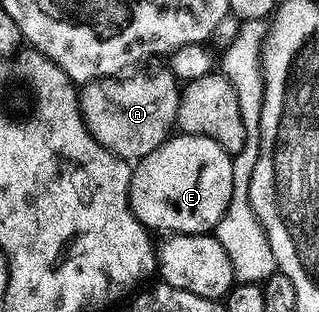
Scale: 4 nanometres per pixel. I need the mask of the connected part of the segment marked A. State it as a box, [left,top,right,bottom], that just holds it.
[79,65,181,160]

